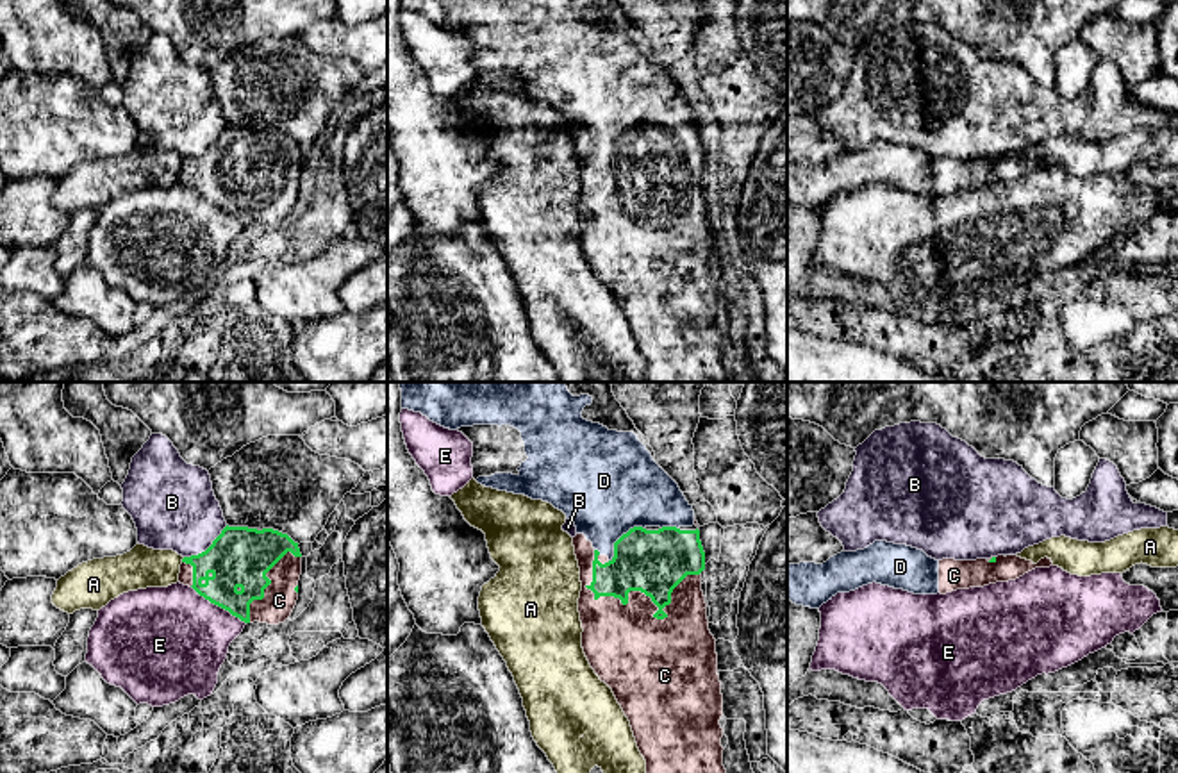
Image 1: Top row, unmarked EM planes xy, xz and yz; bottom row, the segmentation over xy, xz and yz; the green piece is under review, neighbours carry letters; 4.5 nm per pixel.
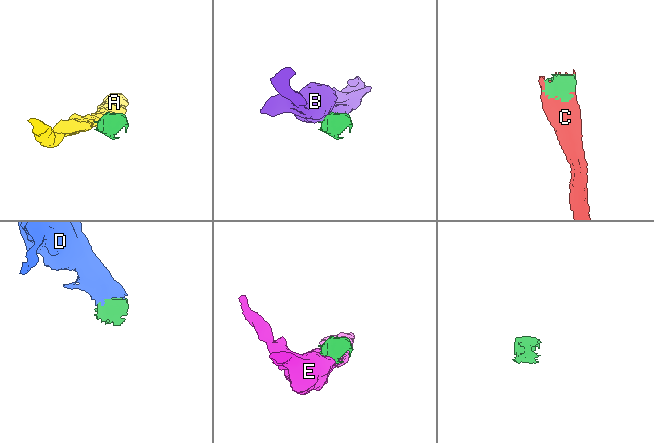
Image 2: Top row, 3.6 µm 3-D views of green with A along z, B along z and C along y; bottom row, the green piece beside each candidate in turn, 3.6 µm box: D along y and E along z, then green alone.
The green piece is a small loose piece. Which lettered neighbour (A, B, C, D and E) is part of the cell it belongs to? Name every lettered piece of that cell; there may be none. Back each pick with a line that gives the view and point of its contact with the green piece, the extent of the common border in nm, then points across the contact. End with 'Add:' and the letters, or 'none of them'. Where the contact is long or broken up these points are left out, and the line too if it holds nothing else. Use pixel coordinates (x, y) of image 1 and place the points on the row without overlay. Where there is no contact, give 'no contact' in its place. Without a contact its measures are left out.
C: meets green in xz at (641, 191); contact 550 nm long
D: meets green in xz at (618, 140); contact 220 nm long
Add: C, D

